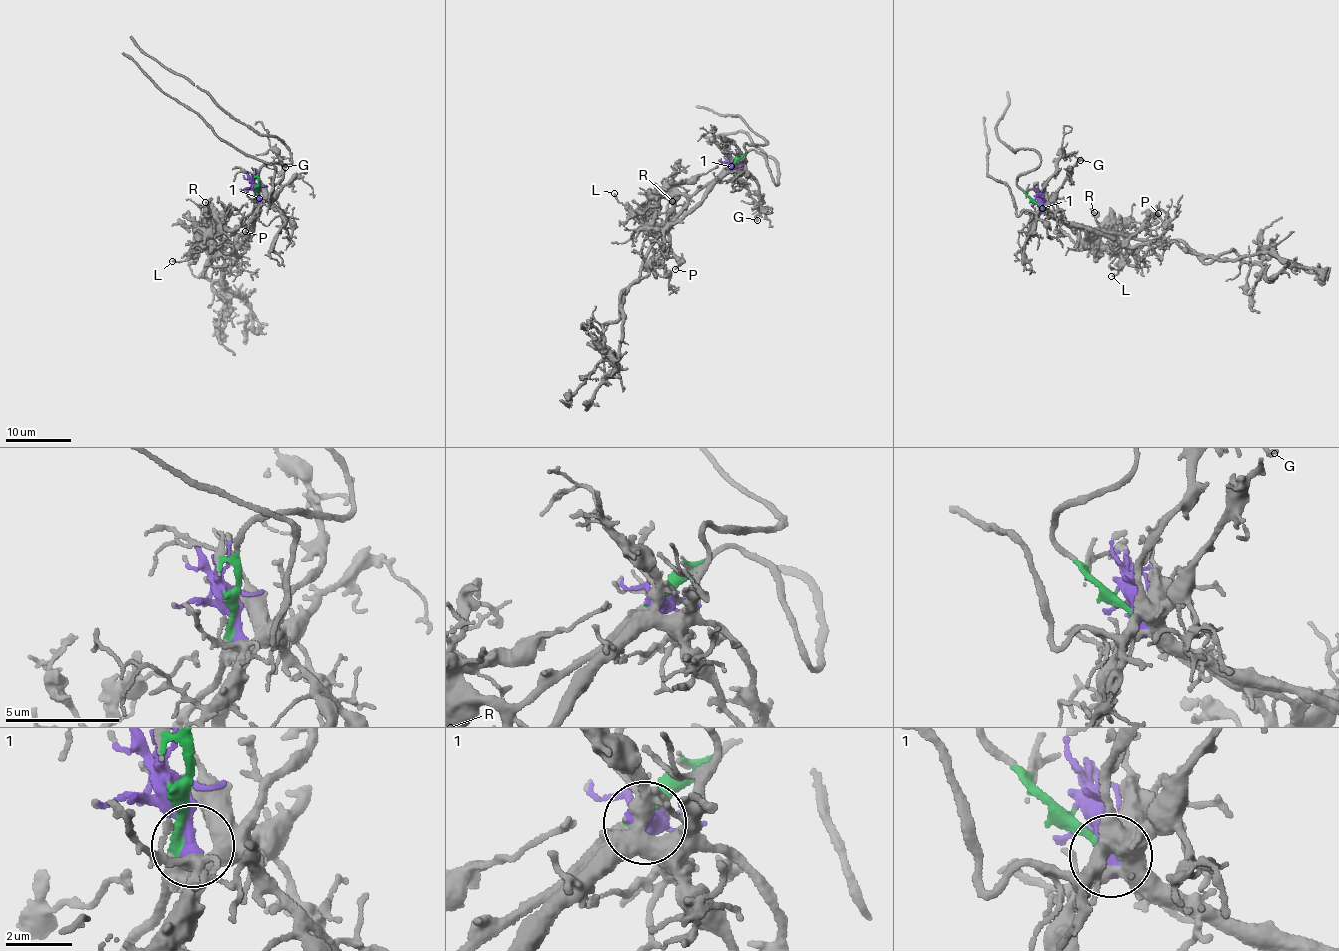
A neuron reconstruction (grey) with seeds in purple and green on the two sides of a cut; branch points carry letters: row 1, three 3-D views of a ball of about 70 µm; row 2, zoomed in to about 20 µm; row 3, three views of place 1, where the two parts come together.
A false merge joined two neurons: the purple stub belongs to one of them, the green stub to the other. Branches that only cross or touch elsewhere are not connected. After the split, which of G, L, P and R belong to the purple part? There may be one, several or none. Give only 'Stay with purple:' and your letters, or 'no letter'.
Stay with purple: G, P

